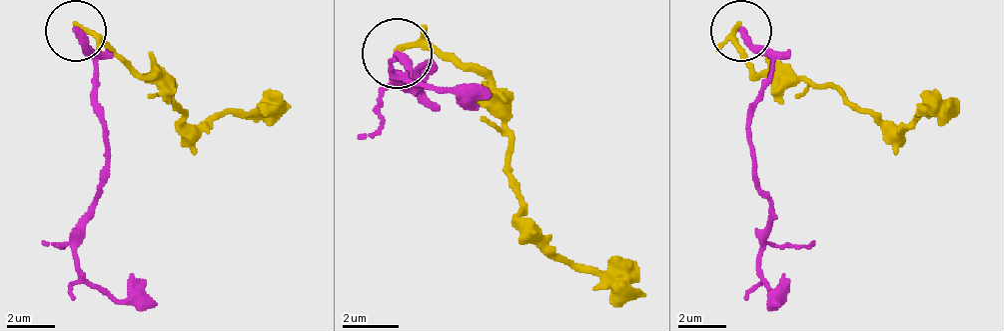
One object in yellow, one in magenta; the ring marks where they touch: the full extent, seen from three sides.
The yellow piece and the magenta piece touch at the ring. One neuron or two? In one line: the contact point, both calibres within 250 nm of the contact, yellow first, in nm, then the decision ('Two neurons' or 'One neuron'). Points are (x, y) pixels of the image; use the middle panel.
Place: (397, 53). Thickness 220 nm (yellow) against 300 nm. Two neurons

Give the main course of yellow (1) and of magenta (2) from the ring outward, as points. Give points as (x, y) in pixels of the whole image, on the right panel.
1: (739, 29), (733, 41), (763, 72), (842, 90), (884, 126), (951, 108)
2: (739, 29), (769, 59), (763, 96), (751, 108), (751, 181), (769, 205), (757, 266), (769, 302), (787, 278)

